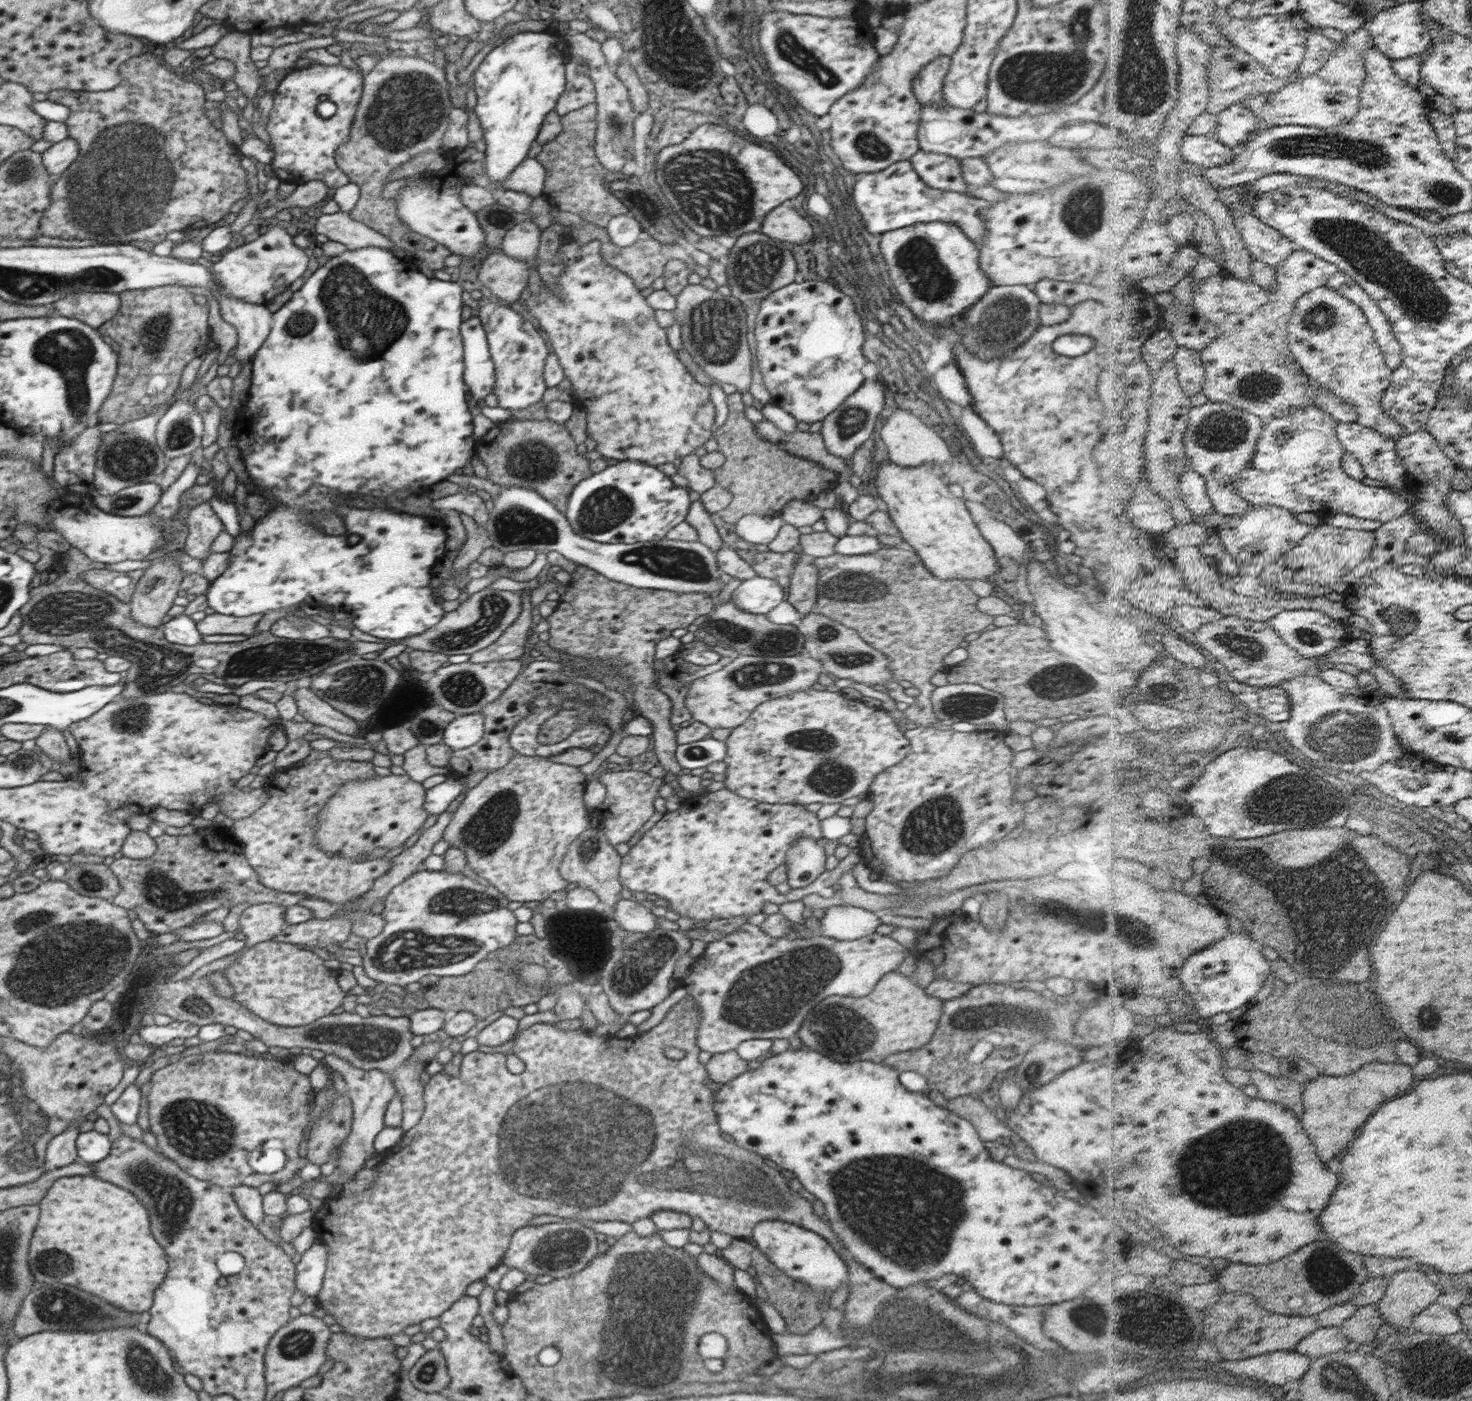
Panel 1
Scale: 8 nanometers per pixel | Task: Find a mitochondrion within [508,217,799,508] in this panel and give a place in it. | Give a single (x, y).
(714, 328)

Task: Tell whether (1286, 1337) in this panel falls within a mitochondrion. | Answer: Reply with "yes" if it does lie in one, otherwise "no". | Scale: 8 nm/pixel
no

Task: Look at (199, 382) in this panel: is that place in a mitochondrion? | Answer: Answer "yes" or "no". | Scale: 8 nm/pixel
no

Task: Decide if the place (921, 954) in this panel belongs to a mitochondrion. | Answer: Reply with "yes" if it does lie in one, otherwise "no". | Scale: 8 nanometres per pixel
no

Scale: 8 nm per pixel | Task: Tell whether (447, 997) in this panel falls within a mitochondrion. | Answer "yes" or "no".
no

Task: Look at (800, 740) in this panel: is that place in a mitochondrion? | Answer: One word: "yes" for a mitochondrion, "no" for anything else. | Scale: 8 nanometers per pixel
yes

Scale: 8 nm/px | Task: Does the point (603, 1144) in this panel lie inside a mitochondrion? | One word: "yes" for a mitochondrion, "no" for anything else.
yes

